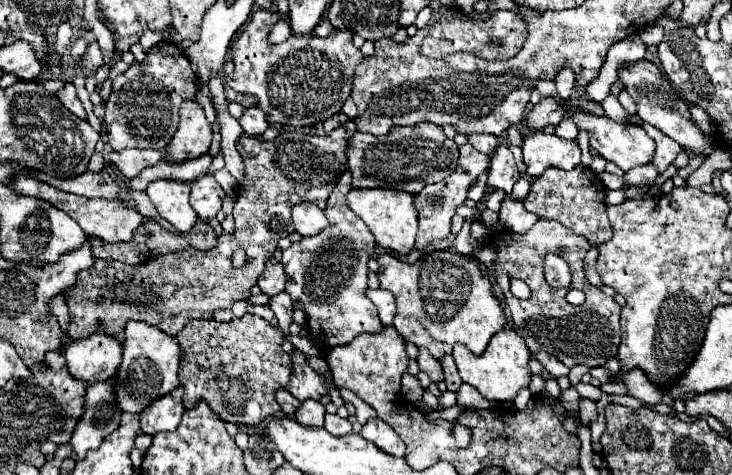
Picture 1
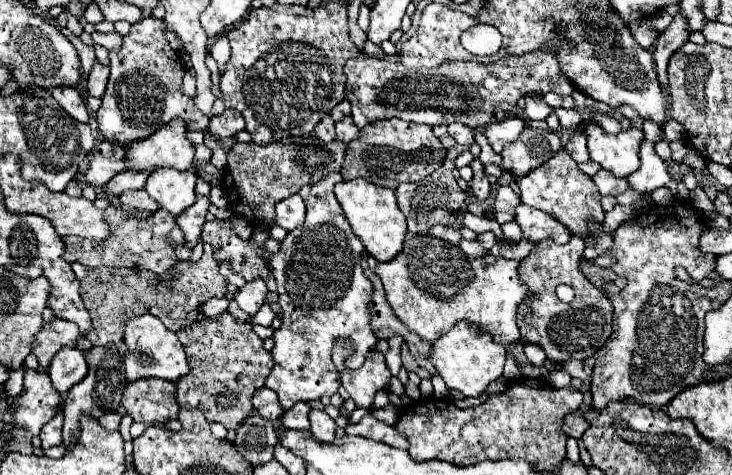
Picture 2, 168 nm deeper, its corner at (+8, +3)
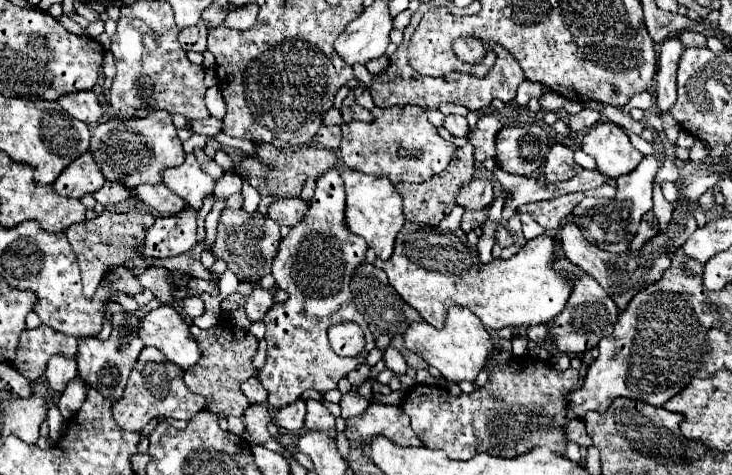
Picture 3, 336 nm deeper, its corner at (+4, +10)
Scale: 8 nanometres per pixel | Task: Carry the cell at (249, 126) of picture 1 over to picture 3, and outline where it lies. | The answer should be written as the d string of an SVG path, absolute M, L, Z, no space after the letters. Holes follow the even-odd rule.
M215 117L195 119L195 121L189 121L189 127L191 127L191 131L193 131L193 133L213 137L215 133L219 133L219 131L221 131L221 121L219 121L219 119L215 119Z

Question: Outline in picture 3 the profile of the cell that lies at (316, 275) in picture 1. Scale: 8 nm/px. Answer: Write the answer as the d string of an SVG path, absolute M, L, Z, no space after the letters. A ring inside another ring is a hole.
M329 169L317 181L305 219L289 231L281 241L279 255L273 259L271 275L275 277L277 289L287 293L287 301L273 303L265 315L267 363L257 379L267 389L267 403L275 409L291 405L307 389L319 393L337 389L339 379L347 377L349 371L361 365L365 353L375 347L375 339L361 313L355 309L349 289L355 267L365 259L367 243L347 229L343 211L343 179L337 169ZM343 321L355 321L365 333L365 351L357 357L339 357L327 341L329 327Z

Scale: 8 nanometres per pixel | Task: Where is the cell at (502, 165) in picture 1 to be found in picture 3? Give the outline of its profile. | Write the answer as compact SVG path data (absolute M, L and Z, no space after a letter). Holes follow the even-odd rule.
M475 177L457 193L457 205L465 211L481 211L487 209L493 201L493 185L485 177Z

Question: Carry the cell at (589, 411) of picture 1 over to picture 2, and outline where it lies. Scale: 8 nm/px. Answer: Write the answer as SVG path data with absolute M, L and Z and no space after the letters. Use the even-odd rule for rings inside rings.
M577 412L567 414L565 420L563 420L563 430L565 430L565 434L567 434L567 436L573 436L573 438L577 438L577 440L583 438L583 432L585 432L587 428L589 428L587 420L585 420L581 414L577 414Z

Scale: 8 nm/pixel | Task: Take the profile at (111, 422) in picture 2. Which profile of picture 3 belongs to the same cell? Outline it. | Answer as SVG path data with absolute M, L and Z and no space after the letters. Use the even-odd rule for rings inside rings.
M155 347L143 349L135 369L131 371L131 377L127 379L123 399L119 399L113 405L115 421L125 431L141 431L153 417L189 421L197 411L203 409L205 409L203 397L199 397L199 393L189 393L187 385L183 383L183 369L167 361Z

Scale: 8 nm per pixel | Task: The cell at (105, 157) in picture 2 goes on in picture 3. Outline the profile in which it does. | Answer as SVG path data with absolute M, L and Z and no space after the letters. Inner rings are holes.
M83 153L79 159L75 159L53 183L55 193L63 197L81 199L85 193L95 193L105 183L101 171L97 169L91 153Z

